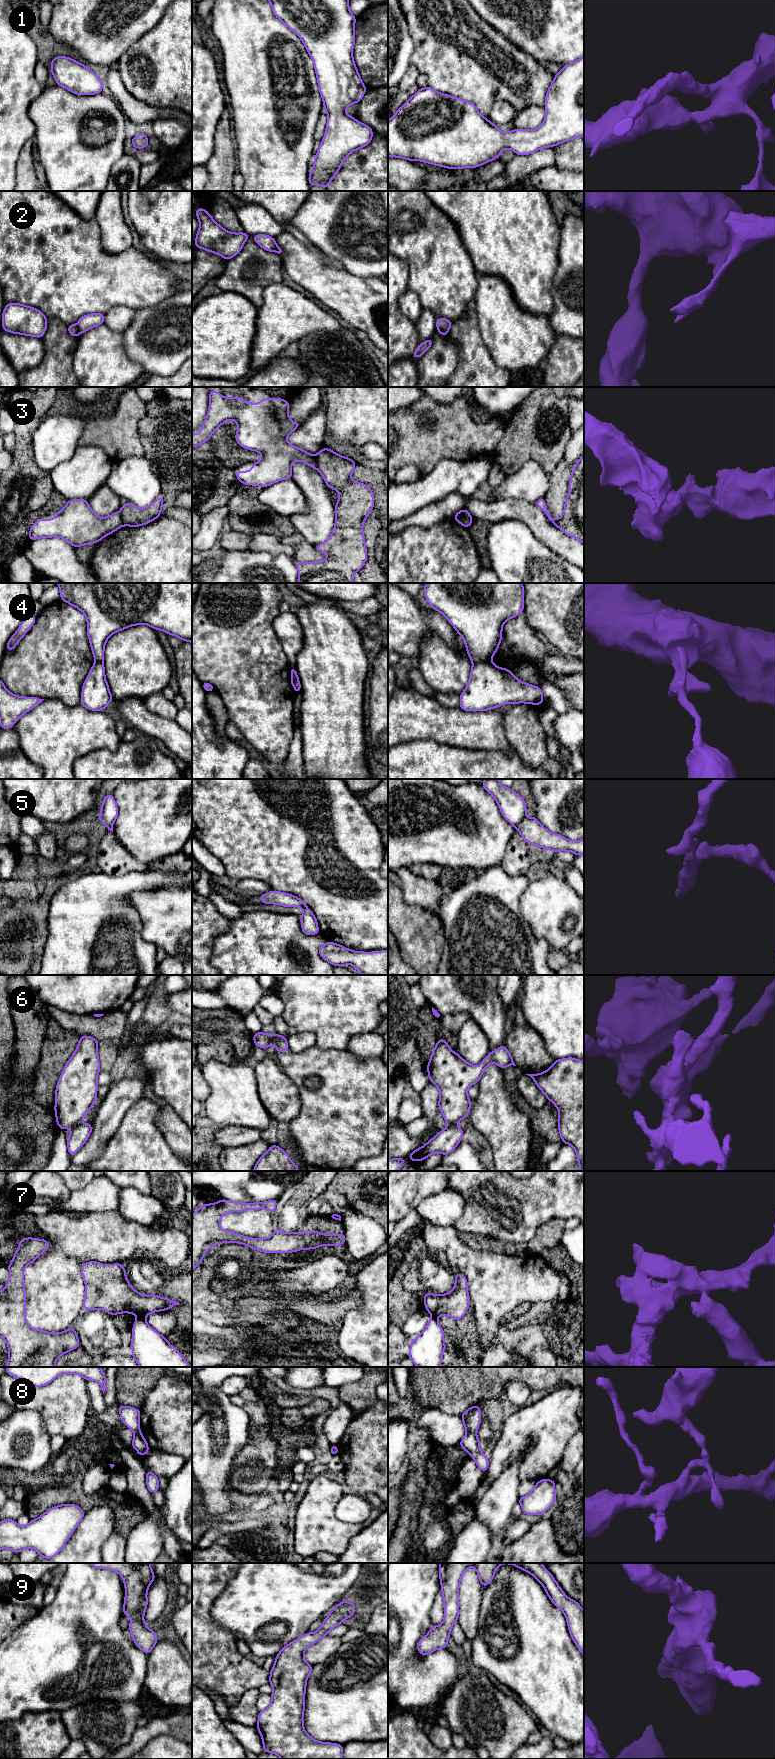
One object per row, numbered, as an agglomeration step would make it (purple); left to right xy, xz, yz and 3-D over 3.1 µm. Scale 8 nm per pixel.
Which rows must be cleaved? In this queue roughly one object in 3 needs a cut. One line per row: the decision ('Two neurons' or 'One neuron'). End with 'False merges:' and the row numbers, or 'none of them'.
1: One neuron
2: Two neurons
3: Two neurons
4: Two neurons
5: Two neurons
6: Two neurons
7: Two neurons
8: Two neurons
9: One neuron
False merges: 2, 3, 4, 5, 6, 7, 8

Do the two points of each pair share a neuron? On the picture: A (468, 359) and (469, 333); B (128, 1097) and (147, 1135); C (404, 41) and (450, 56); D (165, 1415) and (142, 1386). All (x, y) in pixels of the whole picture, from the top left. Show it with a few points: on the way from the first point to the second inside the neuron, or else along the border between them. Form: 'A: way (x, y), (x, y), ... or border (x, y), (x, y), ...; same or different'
A: way (469, 353), (469, 339); same
B: border (143, 1096), (127, 1111), (119, 1125); different
C: border (407, 21), (407, 27), (413, 42), (411, 63); different
D: border (162, 1377), (147, 1394), (140, 1410); different

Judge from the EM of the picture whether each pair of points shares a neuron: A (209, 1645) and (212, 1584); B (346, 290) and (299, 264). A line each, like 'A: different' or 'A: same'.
A: same
B: same

